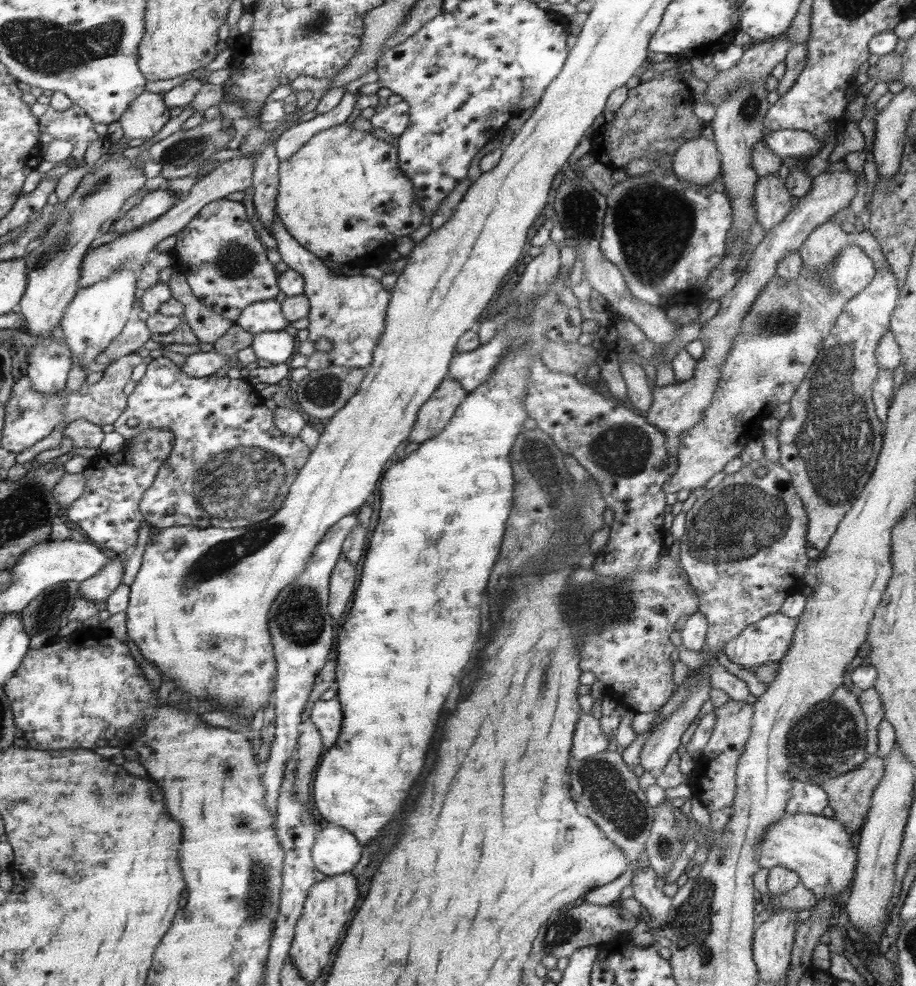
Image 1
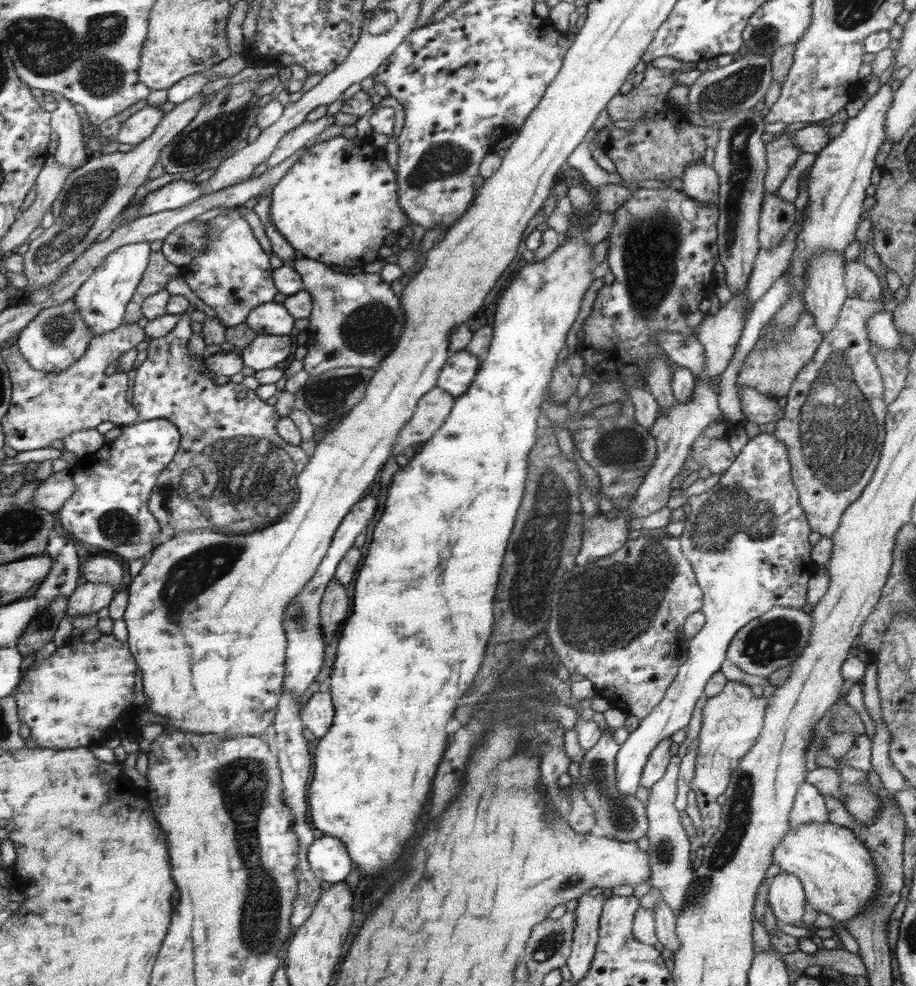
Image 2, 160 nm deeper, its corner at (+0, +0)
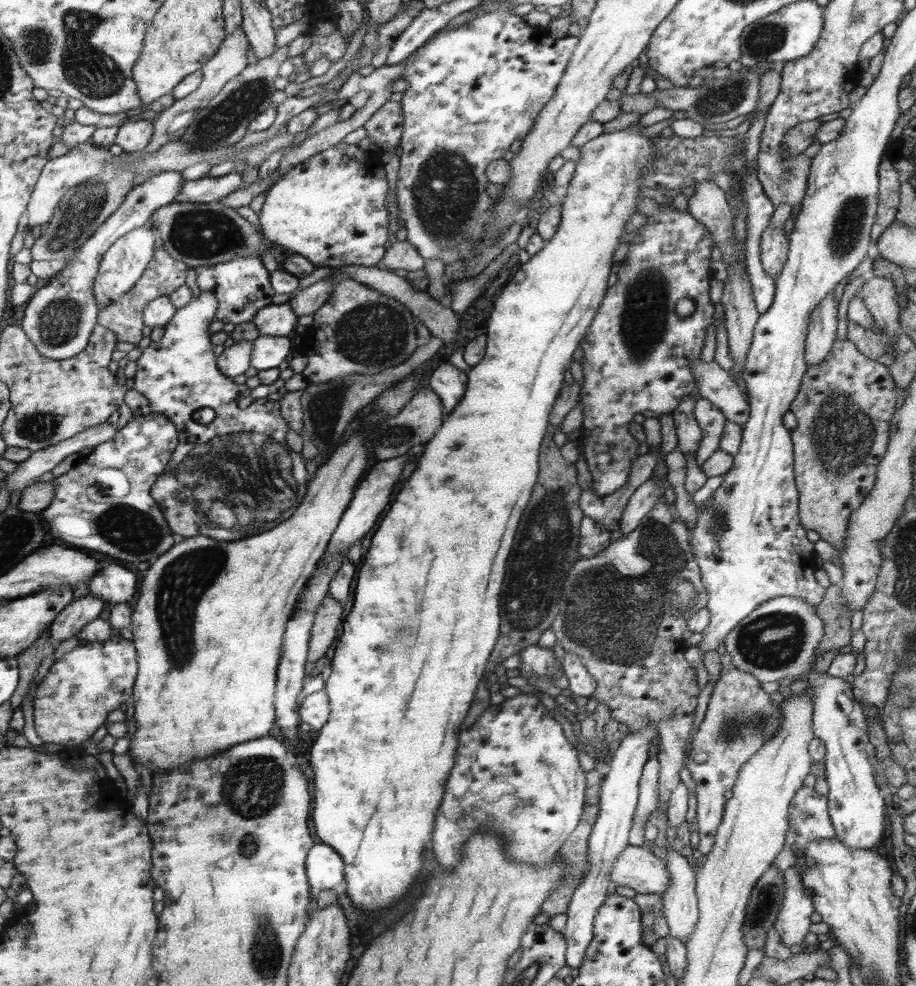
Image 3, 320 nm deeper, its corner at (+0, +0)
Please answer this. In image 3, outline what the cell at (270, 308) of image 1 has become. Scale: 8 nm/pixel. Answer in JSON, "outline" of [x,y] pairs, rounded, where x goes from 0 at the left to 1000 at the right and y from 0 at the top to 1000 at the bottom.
{"outline":[[[312,306],[286,312],[275,327],[285,341],[314,342],[326,330],[325,324],[321,313]]]}

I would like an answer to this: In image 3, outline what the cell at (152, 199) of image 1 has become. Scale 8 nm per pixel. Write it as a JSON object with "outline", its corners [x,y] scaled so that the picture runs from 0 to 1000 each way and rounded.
{"outline":[[[259,172],[247,178],[225,178],[216,183],[202,183],[191,205],[230,206],[258,195],[264,189],[264,175]]]}

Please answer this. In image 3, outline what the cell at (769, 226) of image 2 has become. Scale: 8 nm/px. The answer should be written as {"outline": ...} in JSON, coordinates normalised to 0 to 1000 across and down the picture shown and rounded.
{"outline":[[[837,229],[832,236],[829,259],[835,277],[846,285],[856,272],[861,255],[856,232]]]}

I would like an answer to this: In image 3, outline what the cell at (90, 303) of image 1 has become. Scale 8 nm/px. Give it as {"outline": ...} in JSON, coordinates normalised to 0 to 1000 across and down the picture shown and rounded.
{"outline":[[[158,229],[147,231],[135,239],[129,240],[111,260],[107,278],[102,286],[102,300],[105,301],[108,312],[116,310],[121,304],[131,303],[133,298],[142,294],[157,278],[170,254],[168,247],[170,235]]]}

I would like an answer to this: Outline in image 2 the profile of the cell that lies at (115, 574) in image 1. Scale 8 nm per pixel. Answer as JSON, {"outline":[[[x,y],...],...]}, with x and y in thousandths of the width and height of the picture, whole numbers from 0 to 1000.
{"outline":[[[96,589],[90,593],[85,592],[74,606],[72,623],[81,626],[106,622],[122,612],[126,599],[119,592],[103,592]]]}

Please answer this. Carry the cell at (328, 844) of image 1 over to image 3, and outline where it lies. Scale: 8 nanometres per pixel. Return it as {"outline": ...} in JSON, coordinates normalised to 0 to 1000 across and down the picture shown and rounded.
{"outline":[[[343,856],[334,868],[333,880],[338,901],[345,907],[350,903],[360,903],[376,892],[373,868],[358,856]]]}

